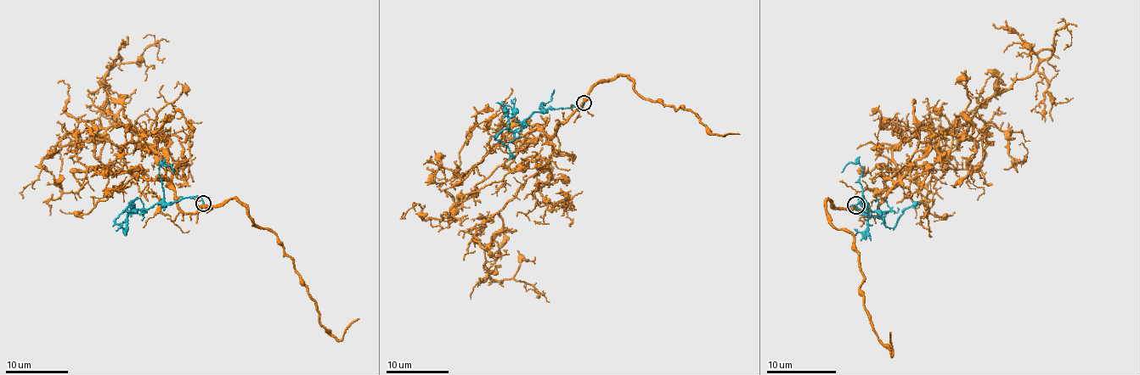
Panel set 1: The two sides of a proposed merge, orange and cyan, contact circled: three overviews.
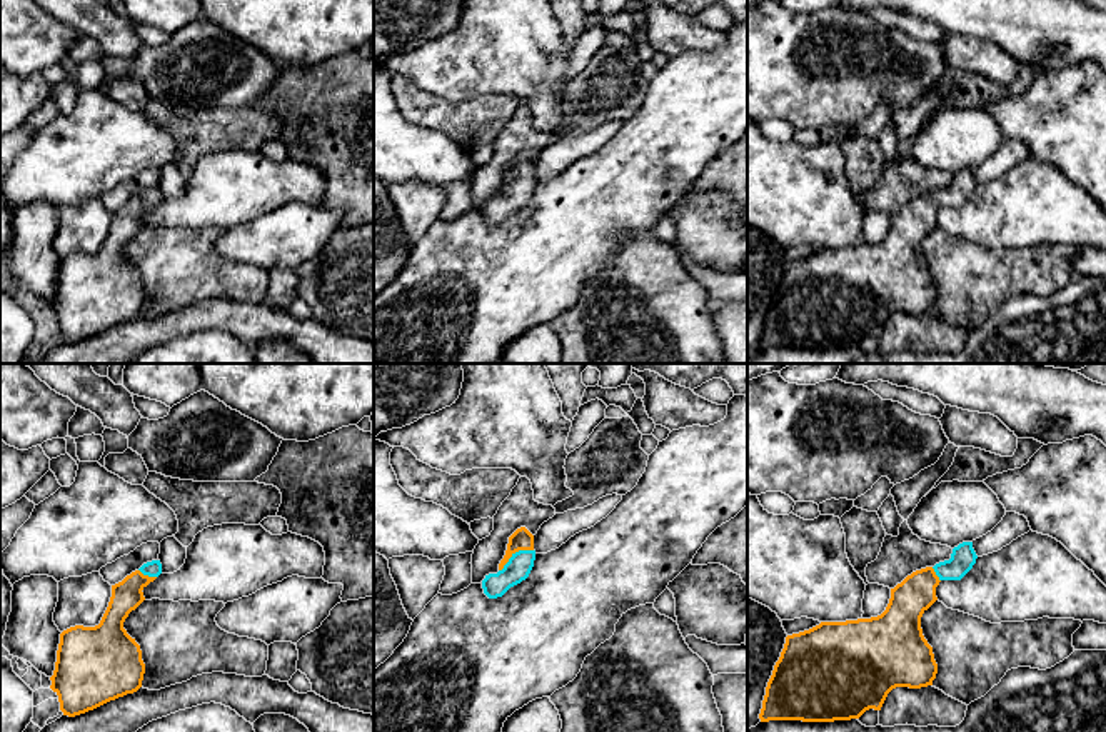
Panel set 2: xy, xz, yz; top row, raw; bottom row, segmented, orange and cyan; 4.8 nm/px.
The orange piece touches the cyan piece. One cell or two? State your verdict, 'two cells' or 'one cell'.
one cell

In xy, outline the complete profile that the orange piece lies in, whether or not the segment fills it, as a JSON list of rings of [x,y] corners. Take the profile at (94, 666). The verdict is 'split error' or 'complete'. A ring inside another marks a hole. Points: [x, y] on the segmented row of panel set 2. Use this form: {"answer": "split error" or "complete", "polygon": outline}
{"answer": "split error", "polygon": [[[160,560],[143,564],[112,585],[108,607],[98,625],[75,625],[60,634],[50,689],[58,695],[63,715],[85,714],[142,687],[142,650],[123,622],[145,600],[142,590],[160,574]]]}

